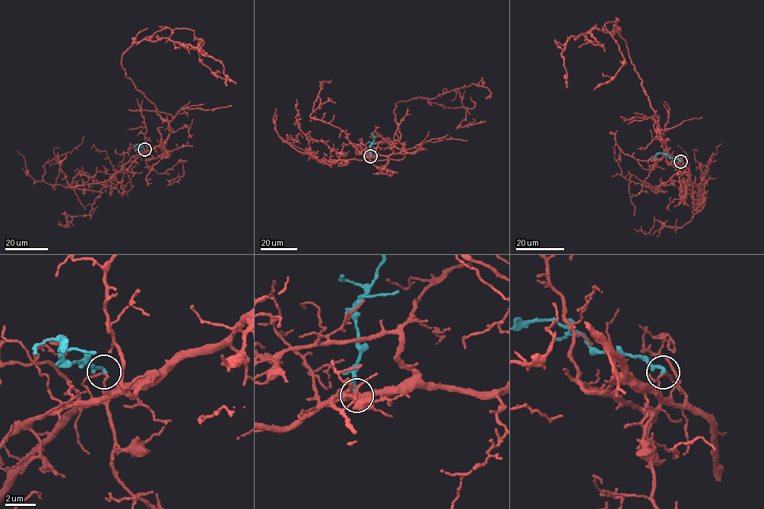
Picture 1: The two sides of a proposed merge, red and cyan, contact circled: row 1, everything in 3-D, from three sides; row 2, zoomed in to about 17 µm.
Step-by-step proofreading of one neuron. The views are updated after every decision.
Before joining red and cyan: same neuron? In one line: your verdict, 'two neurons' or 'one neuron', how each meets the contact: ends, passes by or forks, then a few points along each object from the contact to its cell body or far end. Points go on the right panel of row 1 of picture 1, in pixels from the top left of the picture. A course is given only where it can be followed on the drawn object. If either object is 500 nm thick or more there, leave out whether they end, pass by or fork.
two neurons; red passes by; cyan ends; course red (681, 161), (660, 136), (628, 47), (613, 29), (617, 20), (604, 24), (623, 61), (594, 90); course cyan (681, 161), (660, 153), (653, 159)

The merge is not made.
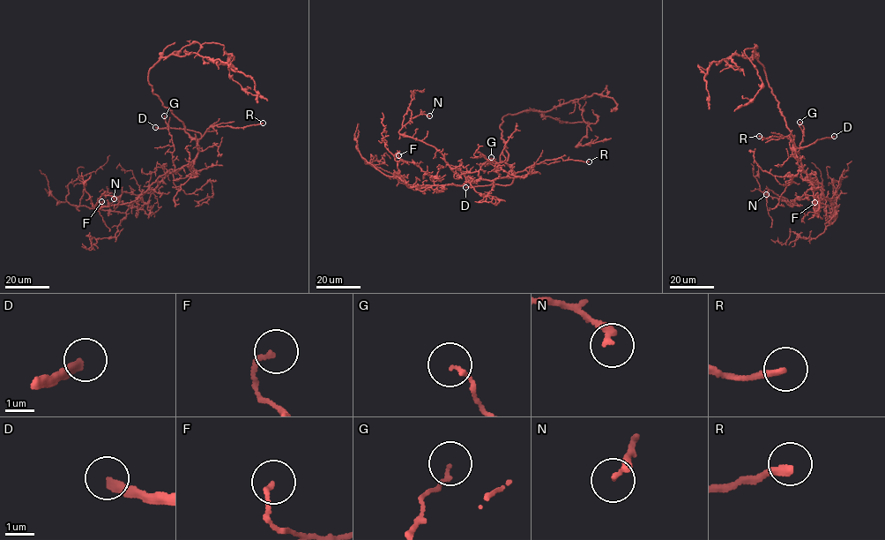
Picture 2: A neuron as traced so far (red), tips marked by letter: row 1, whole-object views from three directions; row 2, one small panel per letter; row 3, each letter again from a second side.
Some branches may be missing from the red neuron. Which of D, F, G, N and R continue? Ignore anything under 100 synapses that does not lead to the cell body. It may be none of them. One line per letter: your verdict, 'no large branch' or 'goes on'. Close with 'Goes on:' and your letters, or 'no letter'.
D: goes on
F: no large branch
G: no large branch
N: no large branch
R: no large branch
Goes on: D

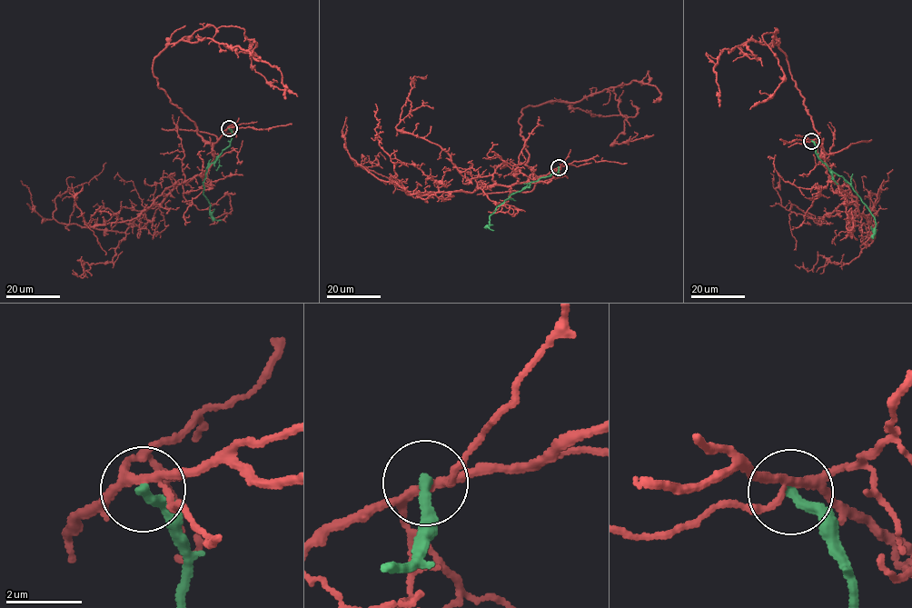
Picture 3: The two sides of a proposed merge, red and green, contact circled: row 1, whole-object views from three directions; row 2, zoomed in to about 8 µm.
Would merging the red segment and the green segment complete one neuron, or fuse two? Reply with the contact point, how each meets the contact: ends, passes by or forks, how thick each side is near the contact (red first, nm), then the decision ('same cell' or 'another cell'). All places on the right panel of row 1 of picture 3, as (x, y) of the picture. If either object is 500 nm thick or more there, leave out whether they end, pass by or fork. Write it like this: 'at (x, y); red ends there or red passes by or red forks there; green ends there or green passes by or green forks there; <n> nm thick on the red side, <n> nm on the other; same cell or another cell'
at (811, 141); red forks there; green ends there; 190 nm thick on the red side, 280 nm on the other; another cell

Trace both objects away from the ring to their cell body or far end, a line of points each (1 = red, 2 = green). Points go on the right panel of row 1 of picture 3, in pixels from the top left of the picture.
1: (811, 140), (825, 154), (788, 61), (772, 41), (777, 31), (762, 35), (783, 77), (773, 94), (749, 109)
2: (811, 141), (817, 157), (851, 185), (869, 212), (876, 227), (873, 238)

